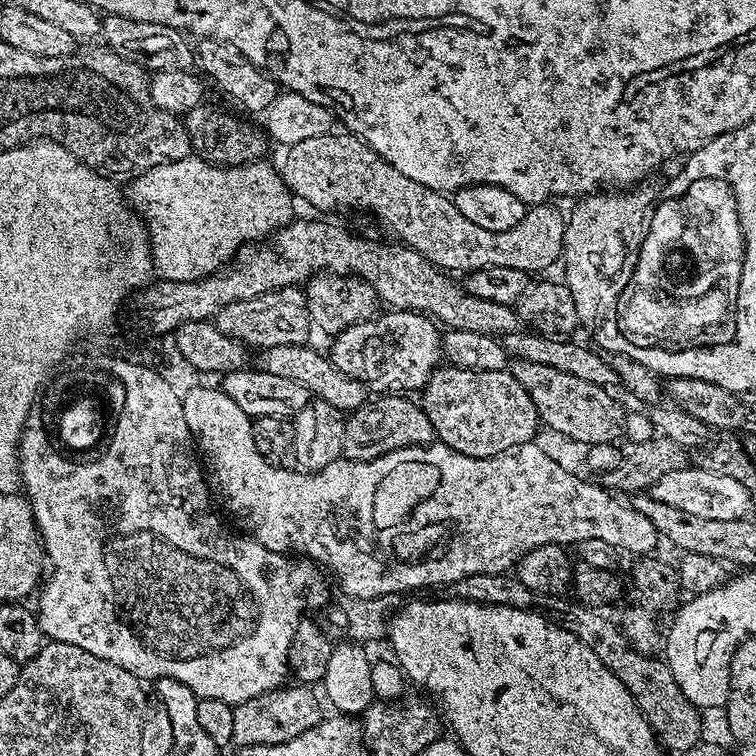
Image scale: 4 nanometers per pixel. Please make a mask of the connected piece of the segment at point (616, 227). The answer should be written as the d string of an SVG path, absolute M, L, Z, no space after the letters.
M640 186L635 190L620 190L615 194L608 194L612 196L600 196L604 194L590 194L584 199L579 201L580 204L576 209L573 210L572 216L567 217L566 227L564 230L564 251L562 256L562 265L564 264L564 276L562 276L563 283L567 284L570 294L574 294L574 306L578 306L578 318L580 319L581 325L587 326L587 324L594 324L593 326L600 326L605 323L608 311L615 309L620 304L622 297L625 295L626 289L629 287L632 279L632 272L634 267L634 261L640 255L640 250L643 246L644 235L648 232L648 222L652 218L654 211L654 199L652 200L652 192L648 186Z

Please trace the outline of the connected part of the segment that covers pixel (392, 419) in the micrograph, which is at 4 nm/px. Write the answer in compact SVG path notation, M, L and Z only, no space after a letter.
M384 394L379 398L372 398L364 409L351 413L346 428L356 439L357 453L362 454L363 459L373 460L379 456L385 456L388 452L397 452L399 448L422 448L436 440L434 426L430 426L430 418L426 418L423 407L416 404L415 399L404 394Z

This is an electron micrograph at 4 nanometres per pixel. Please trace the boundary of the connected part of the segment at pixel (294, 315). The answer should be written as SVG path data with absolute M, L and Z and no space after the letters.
M299 287L280 288L276 292L262 294L257 300L230 302L214 317L216 328L227 338L247 345L249 349L267 350L274 346L298 346L309 343L308 335L314 332L310 318L308 299Z

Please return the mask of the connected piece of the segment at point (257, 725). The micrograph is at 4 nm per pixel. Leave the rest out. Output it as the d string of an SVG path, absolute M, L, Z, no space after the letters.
M308 686L296 688L273 687L270 692L263 692L260 696L250 698L246 702L235 705L234 714L234 741L244 748L263 746L265 744L281 744L299 735L300 732L310 730L322 719L320 713L321 697L315 696L313 689Z

